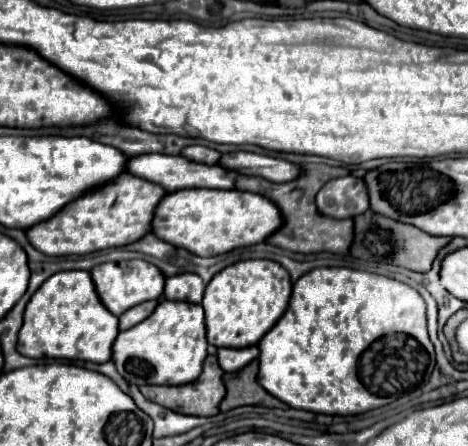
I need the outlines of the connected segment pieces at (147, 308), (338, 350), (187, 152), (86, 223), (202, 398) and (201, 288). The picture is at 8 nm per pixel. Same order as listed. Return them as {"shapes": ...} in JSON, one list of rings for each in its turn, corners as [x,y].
{"shapes":[[[[149,300],[143,304],[137,304],[135,308],[129,308],[123,316],[119,316],[119,330],[127,330],[139,322],[143,322],[157,306],[157,300]]],[[[315,268],[303,276],[303,280],[297,280],[293,284],[293,294],[289,300],[289,308],[283,314],[283,318],[261,338],[259,342],[259,382],[261,386],[273,394],[275,398],[283,400],[291,408],[299,410],[309,410],[317,414],[339,414],[339,416],[351,416],[351,414],[363,414],[381,406],[387,406],[395,402],[403,392],[409,392],[421,384],[429,382],[429,376],[435,368],[435,350],[433,344],[427,336],[427,318],[425,318],[425,302],[419,296],[419,292],[403,282],[371,274],[371,272],[361,272],[361,270],[351,270],[351,268]]],[[[187,146],[181,154],[189,160],[203,162],[203,164],[217,164],[219,158],[221,158],[221,152],[217,152],[213,148],[207,148],[207,146]]],[[[121,174],[105,186],[77,198],[51,220],[29,228],[27,238],[47,256],[83,256],[105,248],[127,246],[153,230],[153,214],[165,194],[167,190],[157,184],[151,184],[139,176]]],[[[207,356],[197,382],[185,386],[143,386],[141,394],[179,414],[215,416],[219,414],[219,402],[225,398],[223,370],[217,356]]],[[[191,272],[169,276],[165,280],[165,298],[167,300],[181,300],[181,302],[193,302],[201,304],[205,292],[205,282]]]]}

